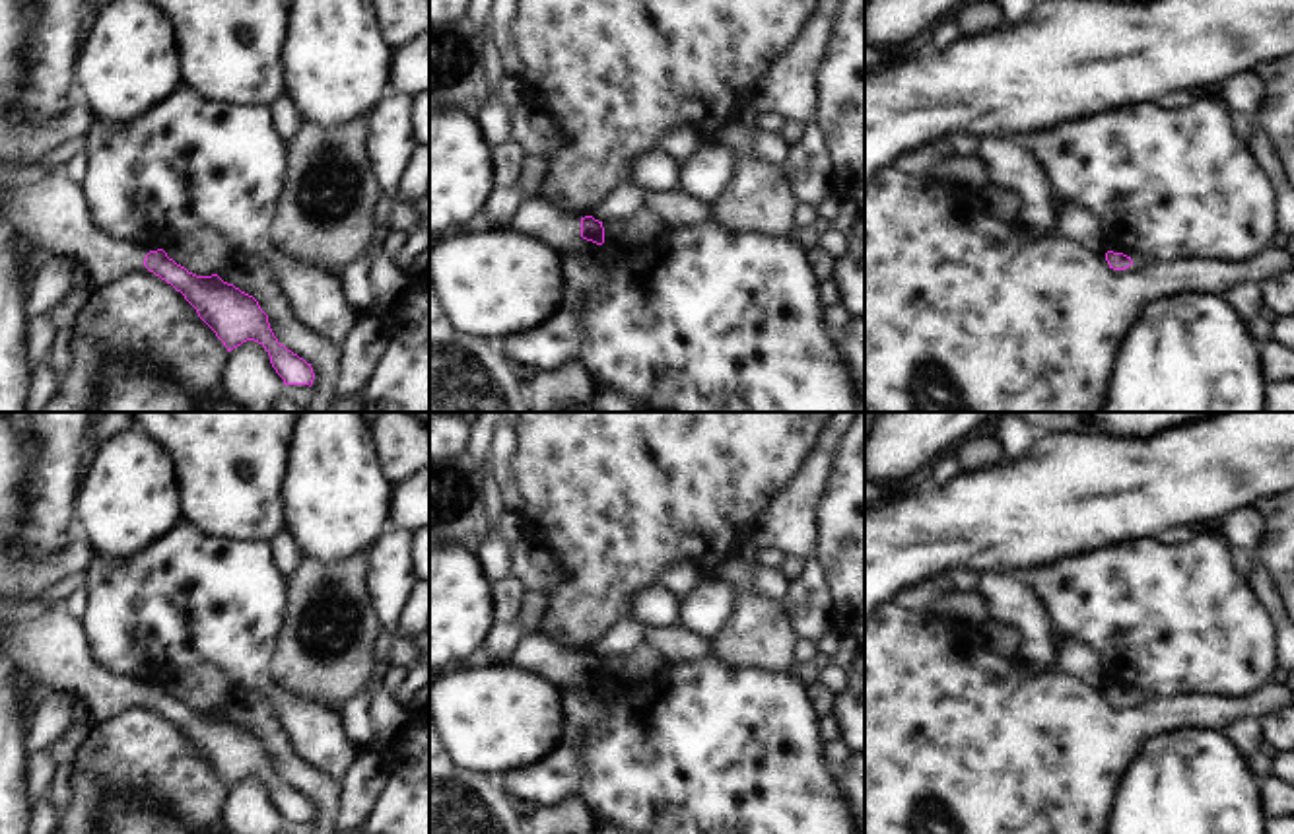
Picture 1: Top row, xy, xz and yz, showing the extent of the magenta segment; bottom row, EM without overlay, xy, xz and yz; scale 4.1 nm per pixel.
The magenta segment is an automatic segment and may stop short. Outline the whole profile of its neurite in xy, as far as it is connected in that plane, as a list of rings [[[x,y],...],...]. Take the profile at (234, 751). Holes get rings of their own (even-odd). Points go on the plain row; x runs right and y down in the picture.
[[[58,599],[29,620],[2,630],[0,643],[33,684],[72,692],[89,719],[115,715],[144,700],[185,731],[227,787],[255,776],[268,787],[284,820],[313,820],[311,799],[278,778],[268,750],[253,731],[218,710],[188,708],[163,684],[148,686],[144,680],[111,673],[89,653],[80,628],[82,618],[72,616],[64,599]]]

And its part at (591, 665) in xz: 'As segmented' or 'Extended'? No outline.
Extended

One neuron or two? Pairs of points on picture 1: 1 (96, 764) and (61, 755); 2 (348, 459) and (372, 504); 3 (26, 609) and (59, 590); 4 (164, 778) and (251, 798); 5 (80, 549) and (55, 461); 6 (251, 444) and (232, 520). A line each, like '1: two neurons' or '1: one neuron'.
1: two neurons
2: one neuron
3: one neuron
4: two neurons
5: two neurons
6: one neuron

